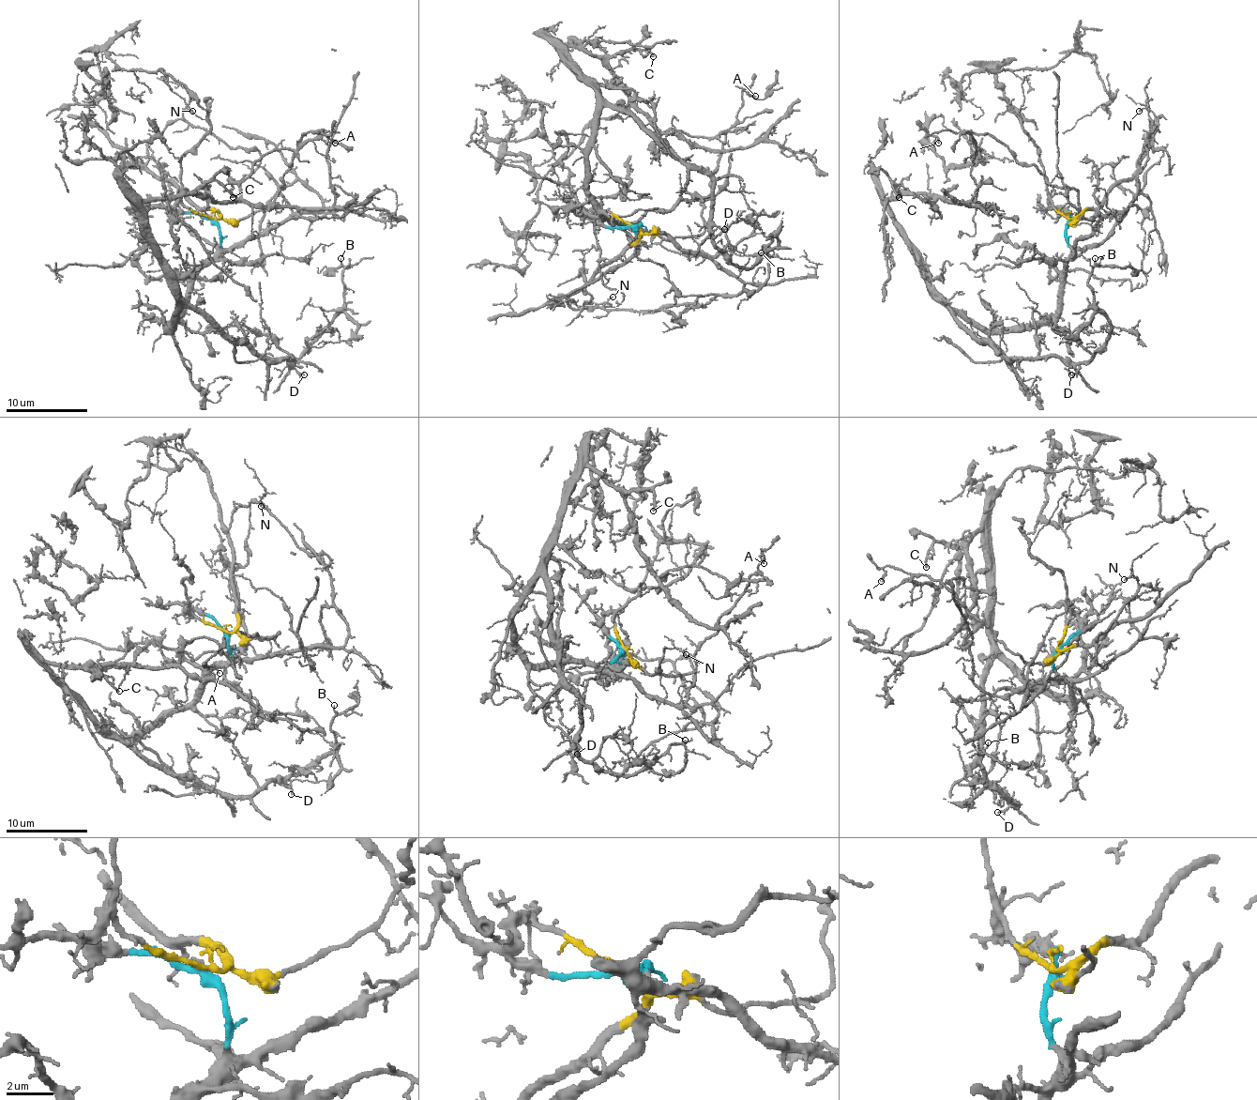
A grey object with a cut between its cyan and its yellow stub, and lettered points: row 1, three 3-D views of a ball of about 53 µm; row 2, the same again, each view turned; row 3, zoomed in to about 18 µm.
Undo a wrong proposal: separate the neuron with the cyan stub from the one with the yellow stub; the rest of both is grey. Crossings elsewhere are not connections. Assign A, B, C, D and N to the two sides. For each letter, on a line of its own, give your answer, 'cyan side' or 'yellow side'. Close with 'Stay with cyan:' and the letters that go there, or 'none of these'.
A: yellow side
B: cyan side
C: cyan side
D: cyan side
N: yellow side
Stay with cyan: B, C, D

